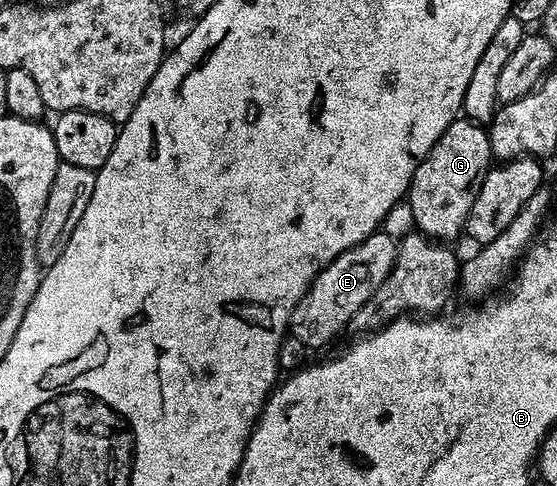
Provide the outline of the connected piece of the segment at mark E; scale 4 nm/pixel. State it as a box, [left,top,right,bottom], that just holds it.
[290,231,396,351]

